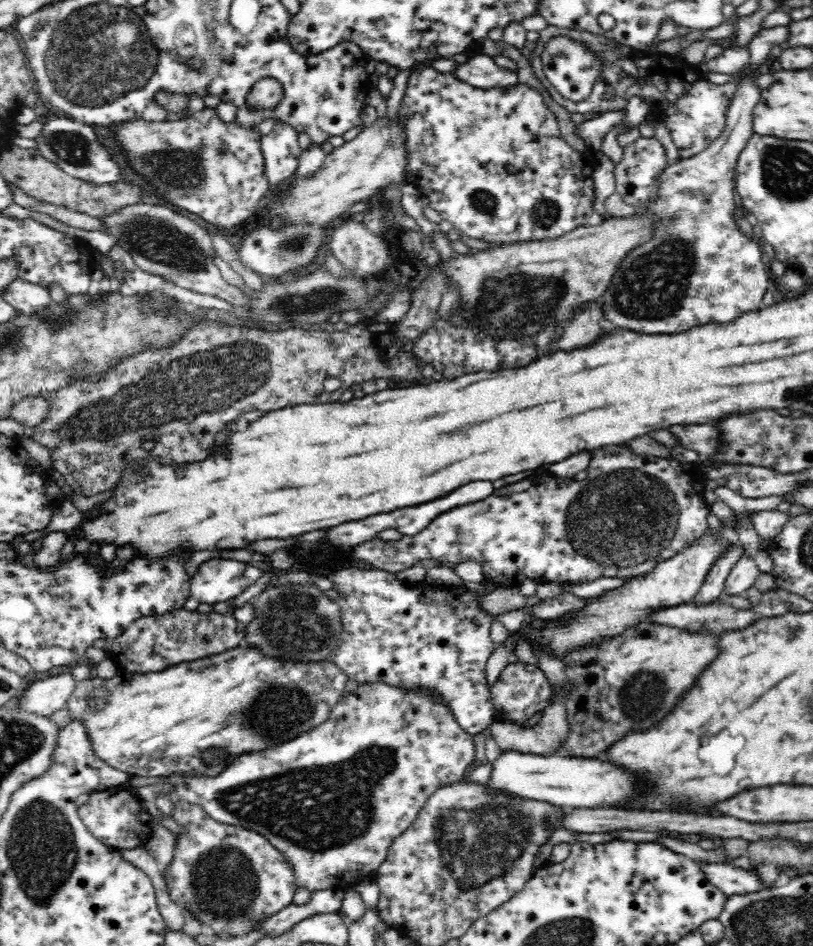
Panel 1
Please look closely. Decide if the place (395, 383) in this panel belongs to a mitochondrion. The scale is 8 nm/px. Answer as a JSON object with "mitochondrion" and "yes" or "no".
{"mitochondrion":"no"}

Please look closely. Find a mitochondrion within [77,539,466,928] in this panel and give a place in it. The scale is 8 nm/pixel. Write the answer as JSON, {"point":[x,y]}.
{"point":[331,807]}

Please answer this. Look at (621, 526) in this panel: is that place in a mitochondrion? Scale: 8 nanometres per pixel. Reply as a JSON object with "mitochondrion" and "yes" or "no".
{"mitochondrion":"yes"}

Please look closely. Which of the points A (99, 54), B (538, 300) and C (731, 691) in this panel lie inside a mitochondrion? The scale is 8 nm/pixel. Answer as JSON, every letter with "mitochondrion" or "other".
{"A":"mitochondrion","B":"mitochondrion","C":"other"}

